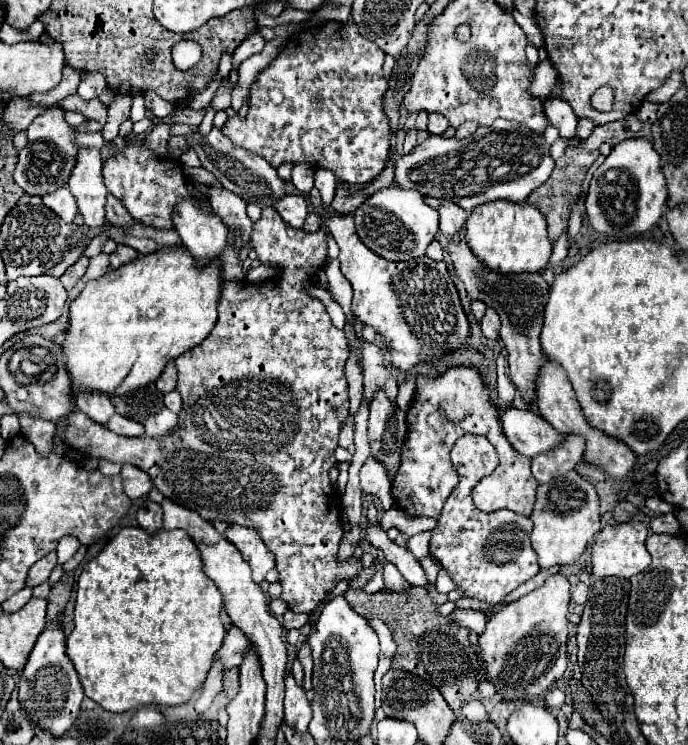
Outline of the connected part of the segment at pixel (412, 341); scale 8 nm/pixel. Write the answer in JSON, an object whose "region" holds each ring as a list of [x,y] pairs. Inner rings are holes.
{"region":[[[329,212],[325,226],[339,244],[341,272],[353,286],[351,310],[355,318],[373,326],[387,342],[395,372],[409,374],[419,362],[443,358],[445,354],[467,346],[471,326],[443,260],[435,262],[429,256],[423,256],[421,260],[405,264],[381,258],[359,240],[351,214],[339,216]]]}

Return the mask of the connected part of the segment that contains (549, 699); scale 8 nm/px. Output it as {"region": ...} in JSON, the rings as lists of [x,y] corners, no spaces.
{"region":[[[551,688],[551,690],[545,694],[545,702],[547,702],[547,706],[551,706],[551,708],[561,708],[561,706],[565,704],[565,694],[563,694],[561,690],[557,690],[557,688]]]}

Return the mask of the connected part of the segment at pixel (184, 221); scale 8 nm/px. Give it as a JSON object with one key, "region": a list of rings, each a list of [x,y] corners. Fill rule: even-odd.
{"region":[[[183,200],[173,212],[173,224],[179,232],[183,246],[191,252],[197,270],[217,260],[229,246],[229,230],[215,216],[203,212],[193,200]]]}

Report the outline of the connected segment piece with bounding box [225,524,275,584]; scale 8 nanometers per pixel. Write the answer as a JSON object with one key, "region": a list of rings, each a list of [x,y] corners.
{"region":[[[233,524],[225,532],[225,538],[243,554],[243,560],[251,566],[253,580],[257,584],[263,582],[265,580],[265,574],[275,568],[275,556],[269,552],[269,548],[257,536],[257,532],[253,532],[253,528],[249,530],[245,526]]]}

